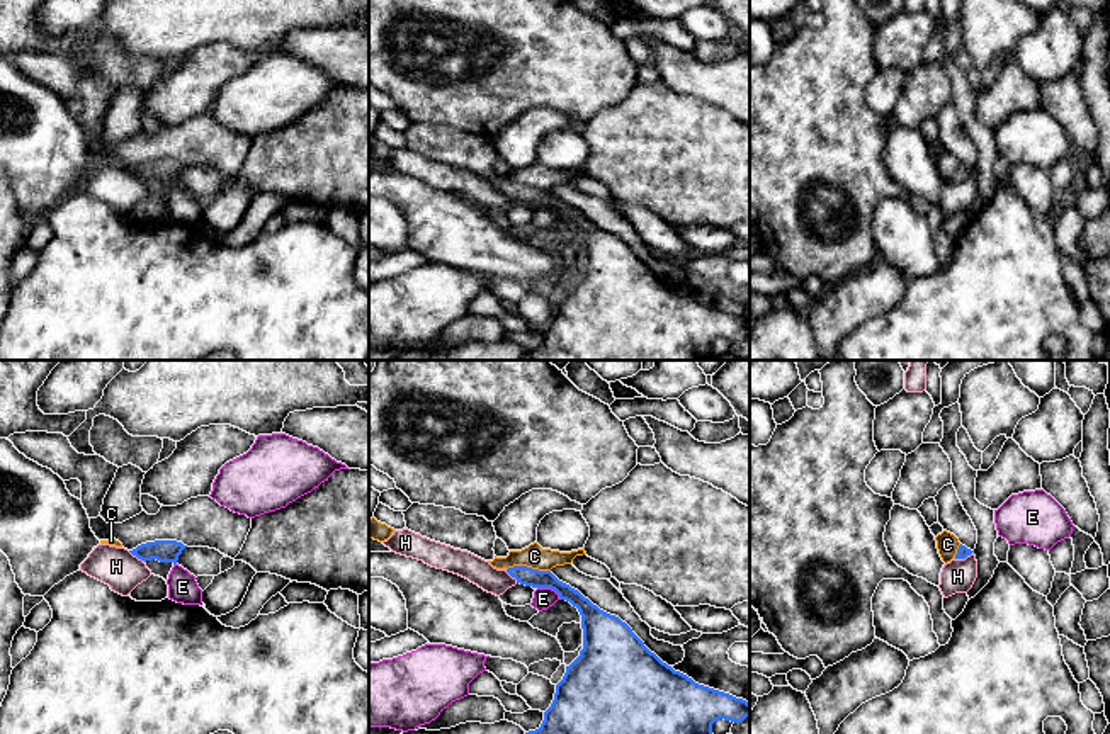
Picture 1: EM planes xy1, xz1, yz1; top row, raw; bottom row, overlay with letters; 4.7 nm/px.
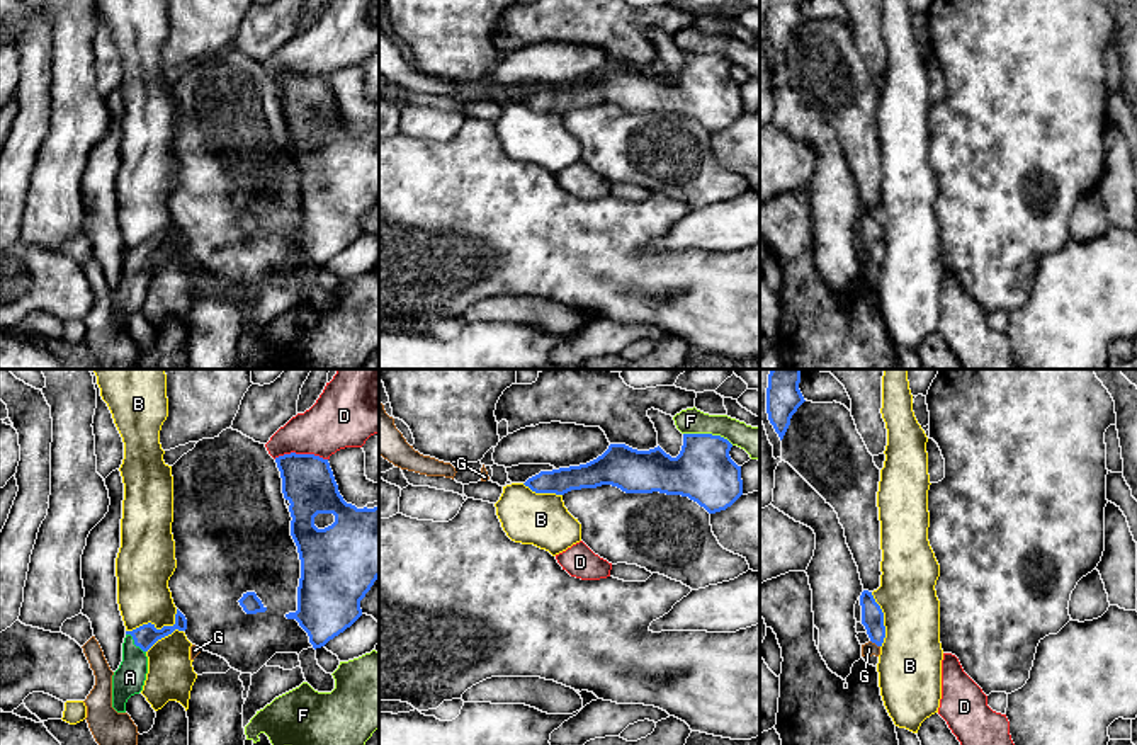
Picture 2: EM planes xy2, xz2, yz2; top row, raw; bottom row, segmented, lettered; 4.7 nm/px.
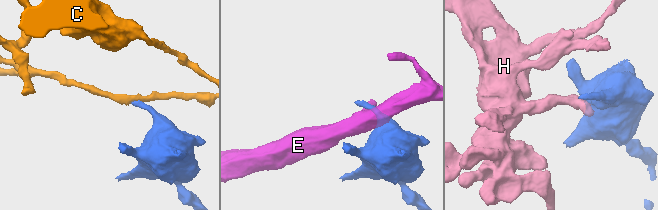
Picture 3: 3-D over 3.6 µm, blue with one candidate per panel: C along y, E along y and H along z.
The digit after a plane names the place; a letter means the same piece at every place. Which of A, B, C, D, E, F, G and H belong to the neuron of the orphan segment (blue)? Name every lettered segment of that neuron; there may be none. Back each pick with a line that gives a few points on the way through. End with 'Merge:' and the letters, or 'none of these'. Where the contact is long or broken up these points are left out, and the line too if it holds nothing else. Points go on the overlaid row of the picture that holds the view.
A: way xy2 (145, 636), (135, 643), (135, 667), (130, 677)
Merge: A

